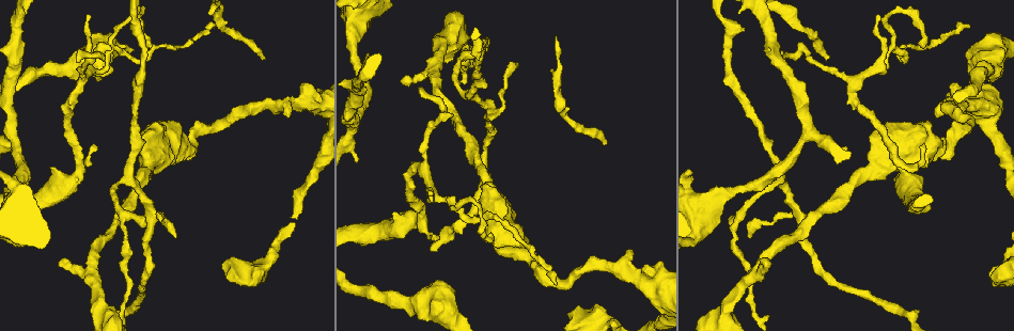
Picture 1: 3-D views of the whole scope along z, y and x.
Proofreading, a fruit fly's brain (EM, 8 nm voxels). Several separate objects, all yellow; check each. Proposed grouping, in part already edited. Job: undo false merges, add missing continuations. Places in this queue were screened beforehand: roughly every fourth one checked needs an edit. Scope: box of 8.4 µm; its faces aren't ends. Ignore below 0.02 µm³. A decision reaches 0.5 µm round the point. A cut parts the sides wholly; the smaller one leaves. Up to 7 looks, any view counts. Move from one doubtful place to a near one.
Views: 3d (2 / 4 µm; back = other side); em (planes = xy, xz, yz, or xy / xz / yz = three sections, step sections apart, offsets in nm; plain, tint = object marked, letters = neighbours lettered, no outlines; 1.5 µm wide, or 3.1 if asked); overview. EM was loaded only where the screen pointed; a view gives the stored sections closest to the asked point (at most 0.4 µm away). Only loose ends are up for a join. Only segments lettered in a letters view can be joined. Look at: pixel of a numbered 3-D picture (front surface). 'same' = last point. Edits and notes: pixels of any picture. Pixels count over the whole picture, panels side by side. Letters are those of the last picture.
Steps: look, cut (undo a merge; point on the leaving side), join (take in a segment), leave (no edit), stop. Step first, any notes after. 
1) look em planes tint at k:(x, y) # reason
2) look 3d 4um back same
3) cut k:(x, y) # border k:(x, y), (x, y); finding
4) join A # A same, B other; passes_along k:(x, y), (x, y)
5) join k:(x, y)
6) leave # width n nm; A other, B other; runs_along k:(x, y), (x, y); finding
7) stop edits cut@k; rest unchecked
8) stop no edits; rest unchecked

look em yz step 4 letters at 1:(262, 59) # an open end

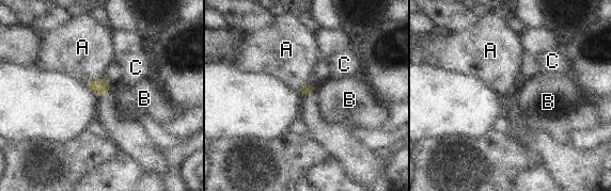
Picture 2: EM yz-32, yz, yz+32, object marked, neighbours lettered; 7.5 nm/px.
leave # A other, B other, C other; border 2:(104, 78), (87, 78), (84, 81); none of them fits

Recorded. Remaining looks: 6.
look em planes plain at 1:(144, 227) # thin end

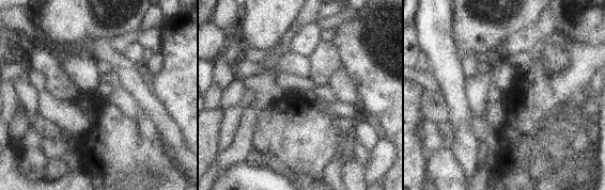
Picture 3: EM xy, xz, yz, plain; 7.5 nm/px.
look em planes letters same # see the neighbours

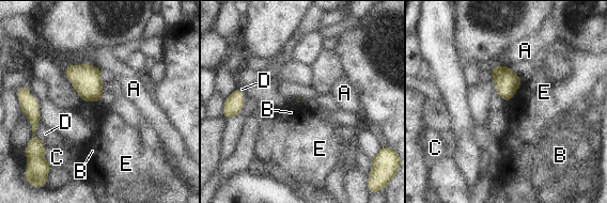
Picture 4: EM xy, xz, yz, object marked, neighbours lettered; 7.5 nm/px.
leave # A other, B other, C other, D other, E other; border 4:(514, 93), (507, 102); none of them fits

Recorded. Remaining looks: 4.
look 3d 4um back at 1:(757, 272) # arms part here

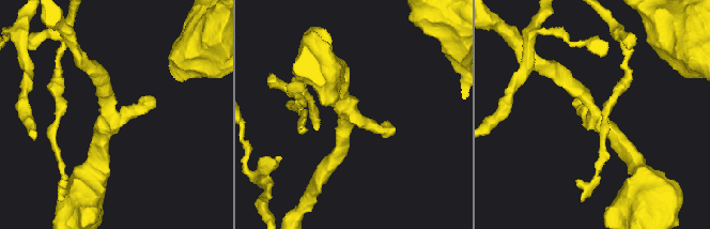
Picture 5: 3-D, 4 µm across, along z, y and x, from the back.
look em planes tint at 5:(351, 117)

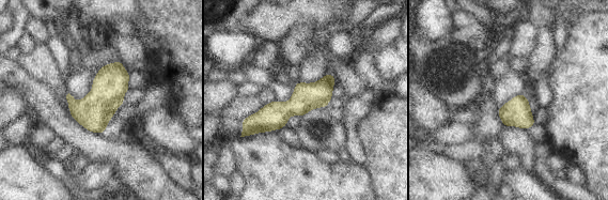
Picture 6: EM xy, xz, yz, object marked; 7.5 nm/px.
look em planes letters same # see the neighbours

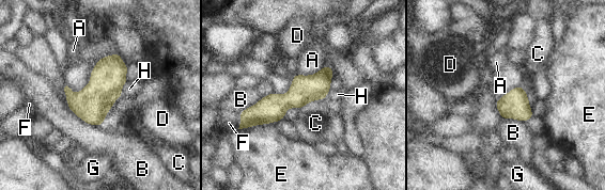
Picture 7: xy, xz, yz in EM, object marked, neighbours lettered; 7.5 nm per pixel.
leave # width 190 nm; A other, B other, C other, D other, E other, F other, G other, H other; runs_along 7:(329, 70), (296, 97), (244, 116); all the same cell

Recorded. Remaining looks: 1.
stop no edits; rest unchecked

